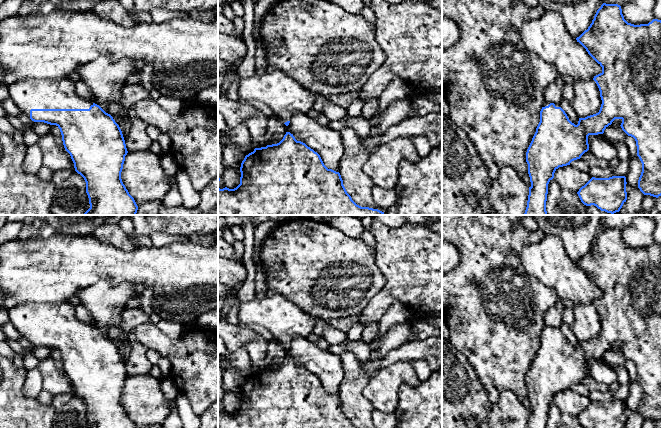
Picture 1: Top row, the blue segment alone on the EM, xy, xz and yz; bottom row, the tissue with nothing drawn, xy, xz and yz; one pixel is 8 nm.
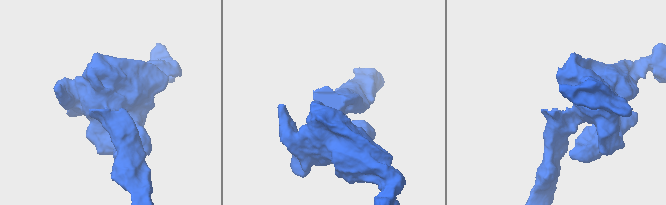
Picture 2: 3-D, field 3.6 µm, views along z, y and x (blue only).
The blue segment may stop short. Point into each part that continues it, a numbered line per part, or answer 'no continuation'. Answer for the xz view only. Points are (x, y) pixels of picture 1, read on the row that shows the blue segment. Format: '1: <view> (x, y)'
1: xz (285, 96)

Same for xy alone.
1: xy (28, 94)

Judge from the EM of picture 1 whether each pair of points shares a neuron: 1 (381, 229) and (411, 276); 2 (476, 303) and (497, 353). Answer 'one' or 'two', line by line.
1: one
2: one

